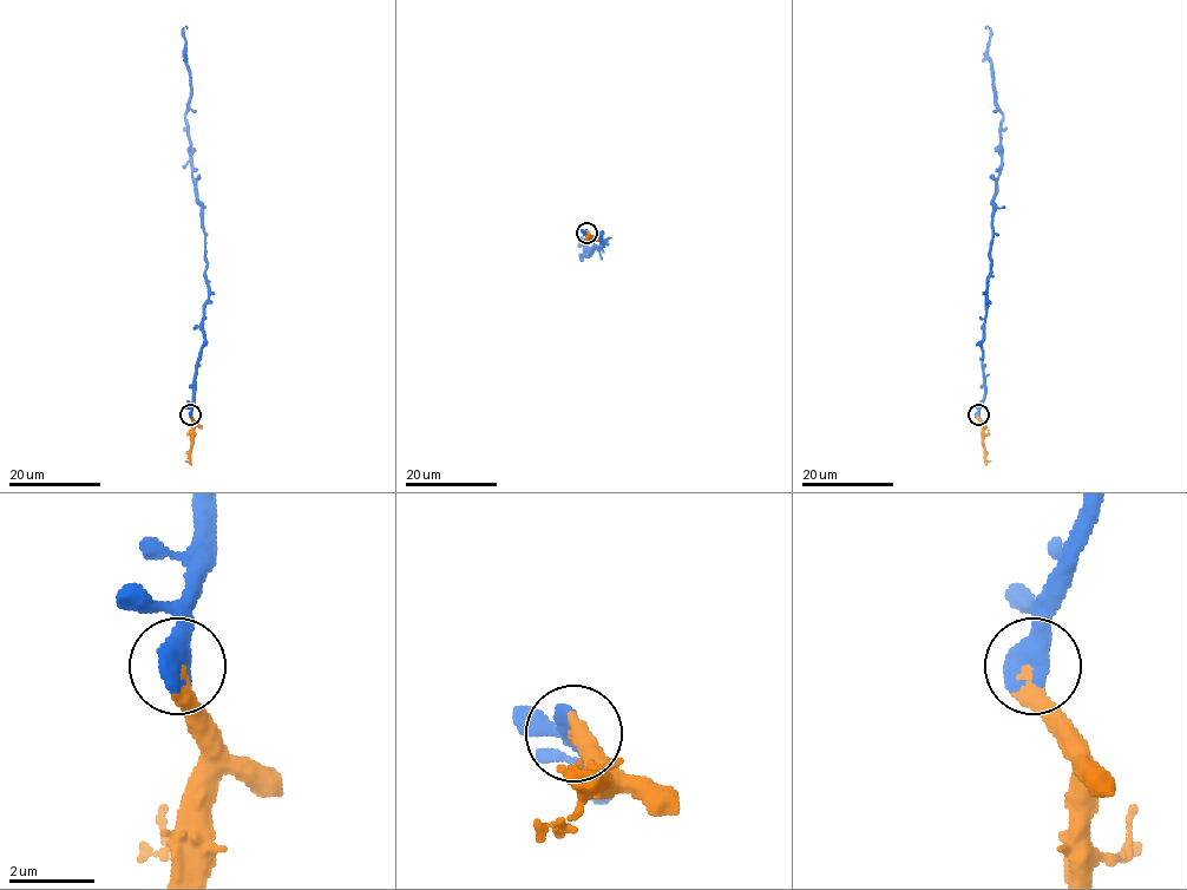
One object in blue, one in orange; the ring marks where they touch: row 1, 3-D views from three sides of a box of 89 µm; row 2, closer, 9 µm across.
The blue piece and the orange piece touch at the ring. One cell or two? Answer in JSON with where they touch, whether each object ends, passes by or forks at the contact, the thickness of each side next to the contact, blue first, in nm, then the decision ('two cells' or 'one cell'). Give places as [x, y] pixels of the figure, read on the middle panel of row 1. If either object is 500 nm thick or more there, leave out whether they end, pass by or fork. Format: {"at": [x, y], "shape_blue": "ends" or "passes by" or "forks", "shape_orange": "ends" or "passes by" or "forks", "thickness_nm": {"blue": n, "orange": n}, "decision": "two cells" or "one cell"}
{"at": [587, 233], "thickness_nm": {"blue": 700, "orange": 420}, "decision": "one cell"}

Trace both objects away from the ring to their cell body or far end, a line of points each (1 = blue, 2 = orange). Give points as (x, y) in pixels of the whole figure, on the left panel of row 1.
1: (190, 414), (209, 281), (202, 203), (192, 177), (185, 117), (190, 86), (183, 27), (187, 28)
2: (190, 414), (192, 445), (190, 459), (184, 460)

